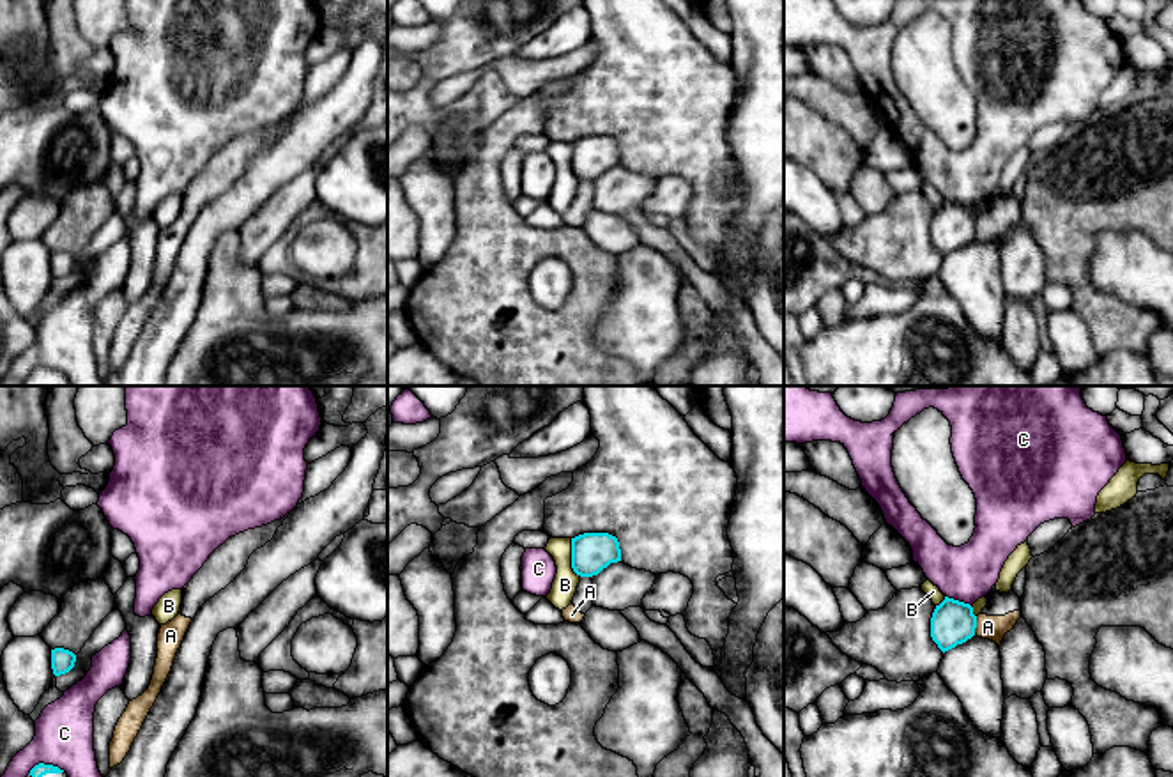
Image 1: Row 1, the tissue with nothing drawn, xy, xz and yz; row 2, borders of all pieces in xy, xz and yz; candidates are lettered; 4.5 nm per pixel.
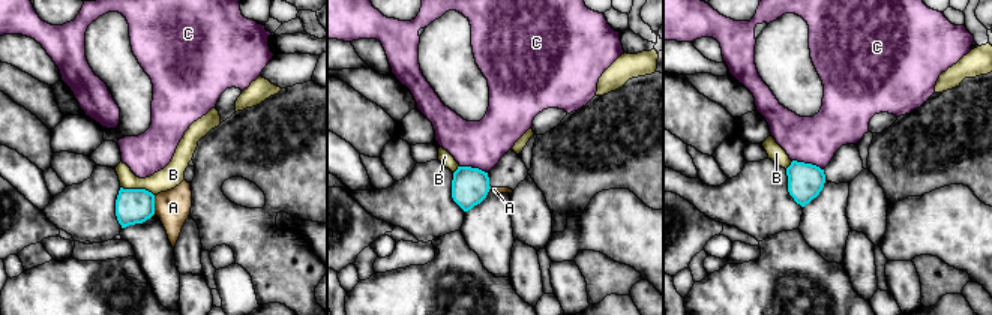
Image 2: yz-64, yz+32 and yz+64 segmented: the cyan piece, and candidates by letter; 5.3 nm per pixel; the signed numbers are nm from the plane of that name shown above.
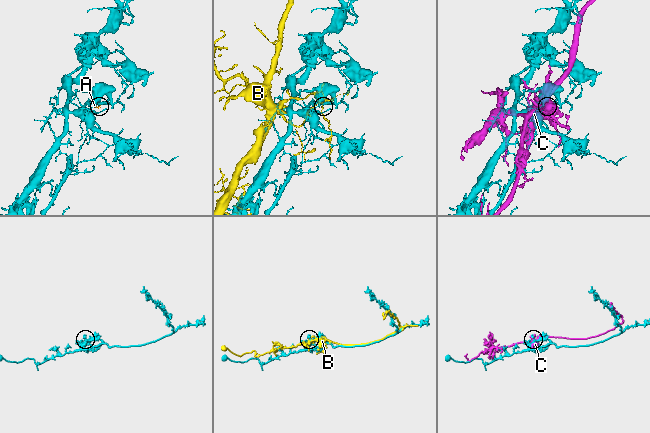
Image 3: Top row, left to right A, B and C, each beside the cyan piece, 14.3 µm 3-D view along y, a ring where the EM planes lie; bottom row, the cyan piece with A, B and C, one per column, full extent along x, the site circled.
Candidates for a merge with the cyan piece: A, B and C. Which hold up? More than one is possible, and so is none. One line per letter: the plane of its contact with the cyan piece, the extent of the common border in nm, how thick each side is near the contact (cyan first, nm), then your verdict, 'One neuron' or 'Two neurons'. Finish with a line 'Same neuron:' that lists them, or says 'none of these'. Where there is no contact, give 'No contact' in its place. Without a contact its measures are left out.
A: Touches cyan in yz. Shared border 80 nm. Thickness 200 nm (cyan) against 110 nm. Two neurons
B: Touches cyan in xz. Shared border 180 nm. Thickness 180 nm (cyan) against 110 nm. Two neurons
C: Touches cyan in yz. Shared border 130 nm. Thickness 200 nm (cyan) against 260 nm. Two neurons
Same neuron: none of these

